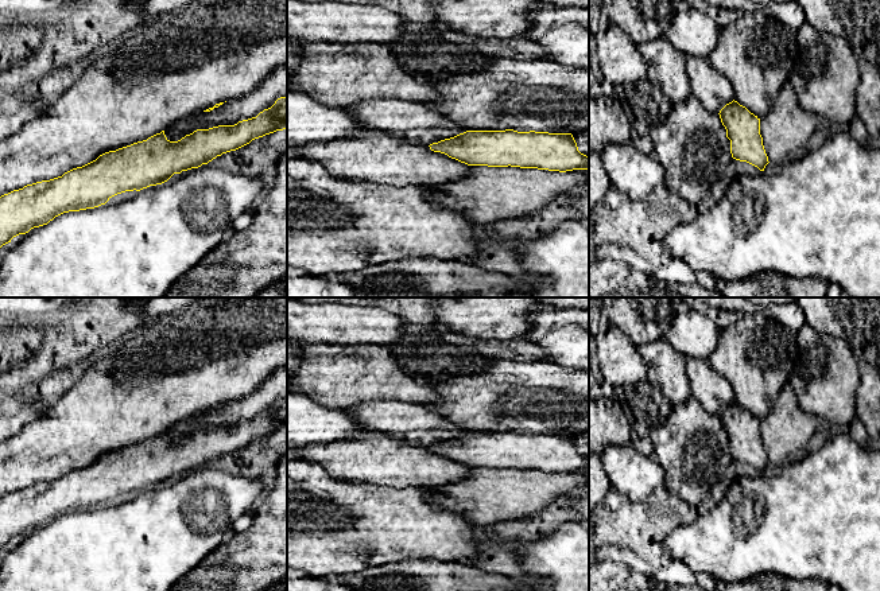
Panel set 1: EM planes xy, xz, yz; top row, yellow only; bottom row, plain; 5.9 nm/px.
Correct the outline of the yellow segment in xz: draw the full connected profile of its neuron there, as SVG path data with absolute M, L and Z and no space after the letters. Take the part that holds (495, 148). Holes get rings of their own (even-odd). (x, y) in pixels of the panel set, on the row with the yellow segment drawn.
M466 131L454 137L429 145L431 151L447 155L468 166L520 167L548 171L588 170L589 158L578 151L571 133L517 132L505 131Z

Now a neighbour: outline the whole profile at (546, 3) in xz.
M540 0L543 7L553 8L565 8L565 7L575 7L575 8L589 8L589 0Z

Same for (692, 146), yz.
M697 97L672 105L666 120L650 132L655 156L664 168L667 188L681 195L690 205L702 201L713 184L726 172L730 162L730 140L718 113L709 112Z

